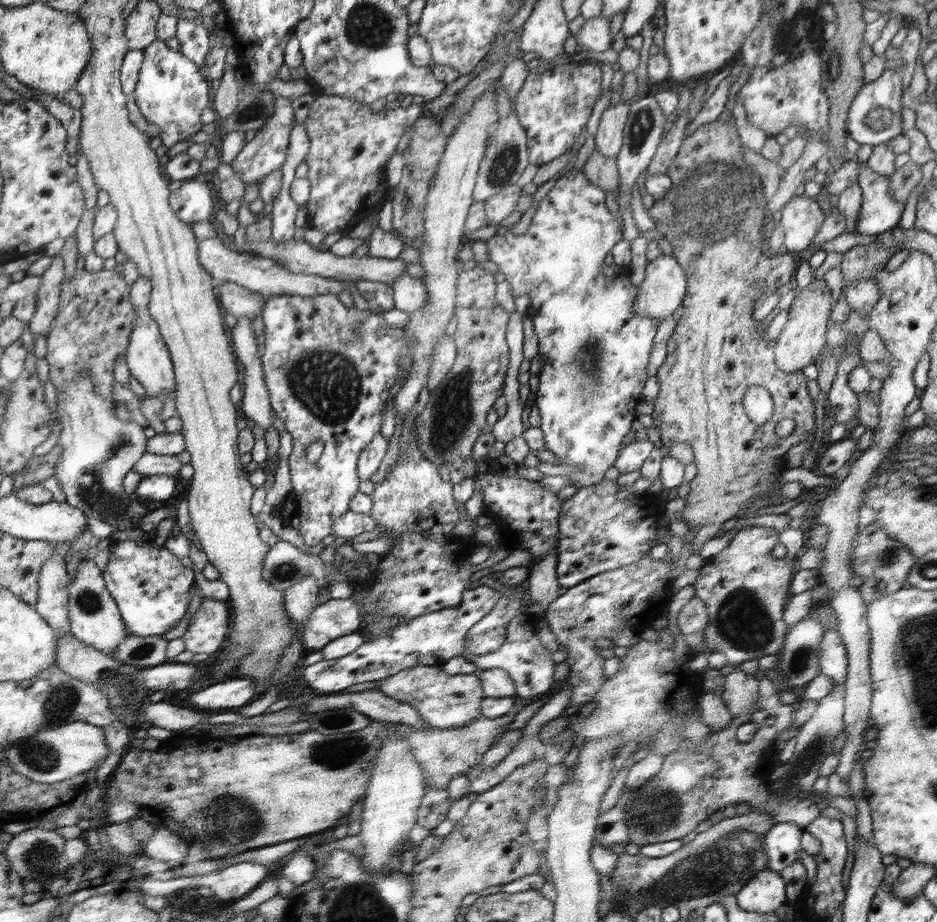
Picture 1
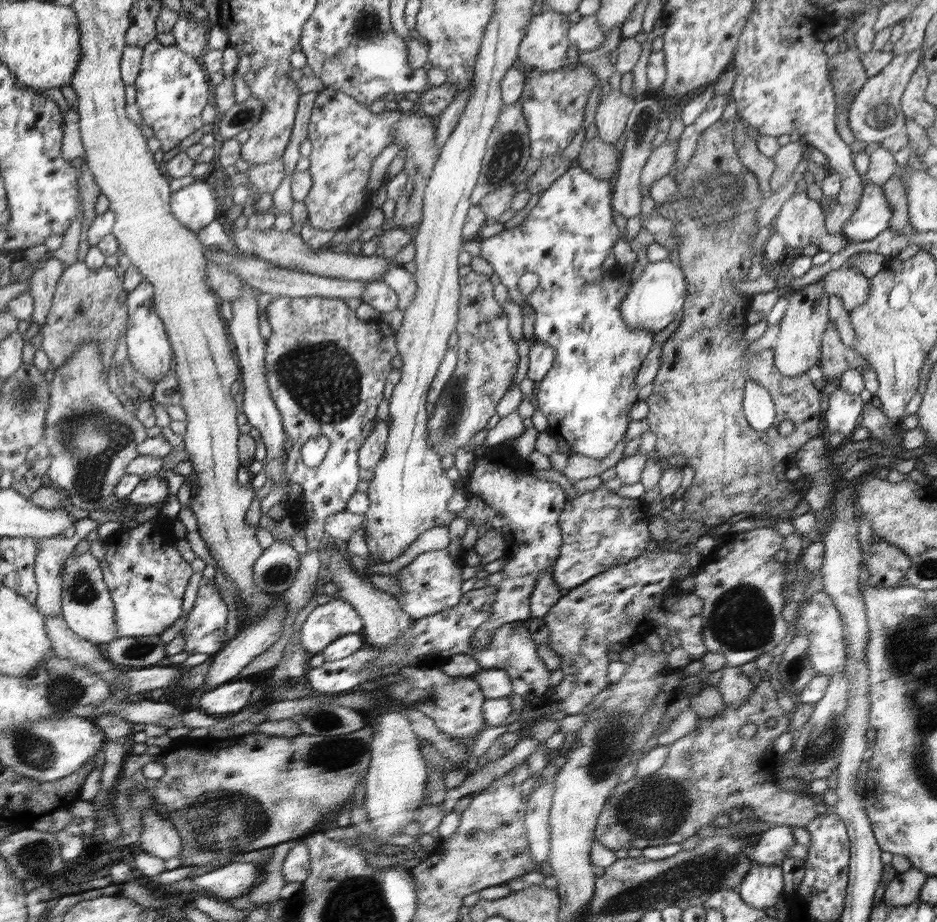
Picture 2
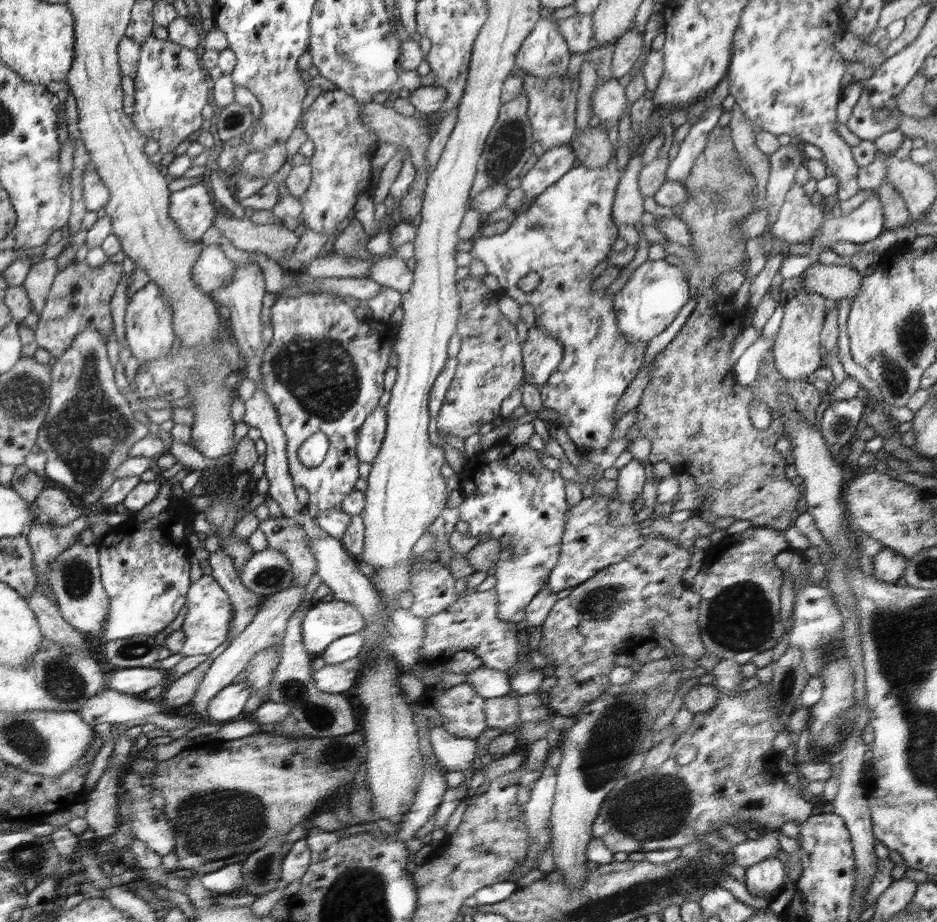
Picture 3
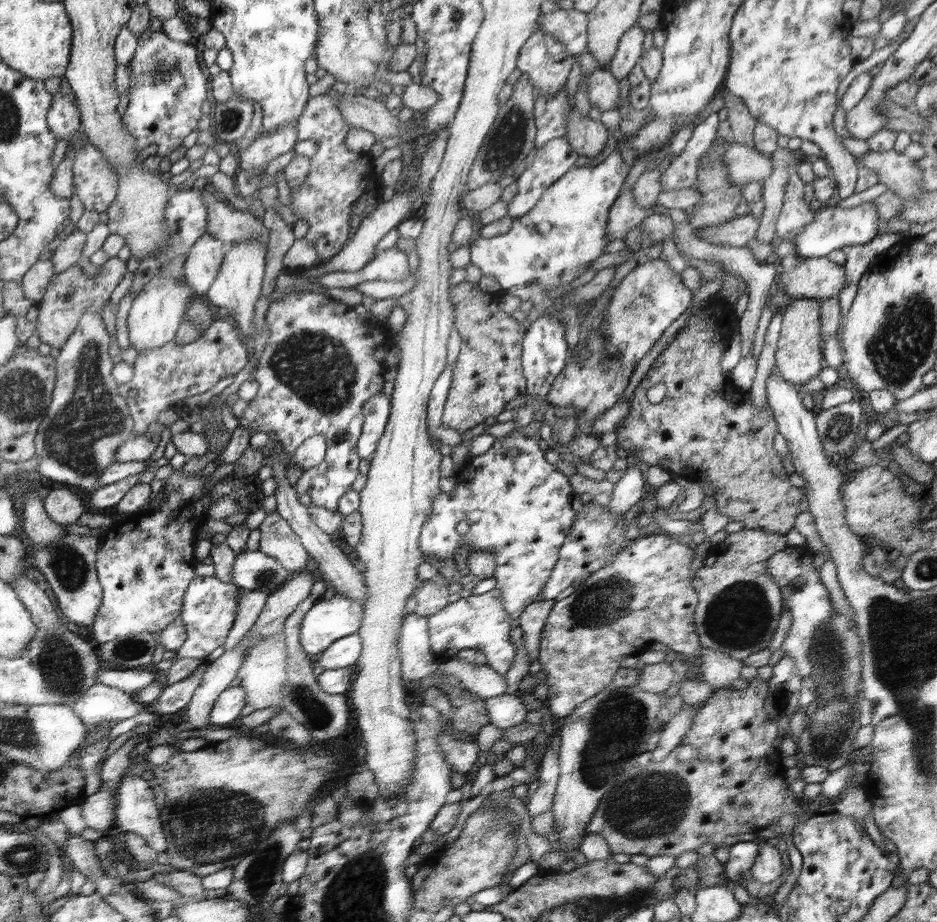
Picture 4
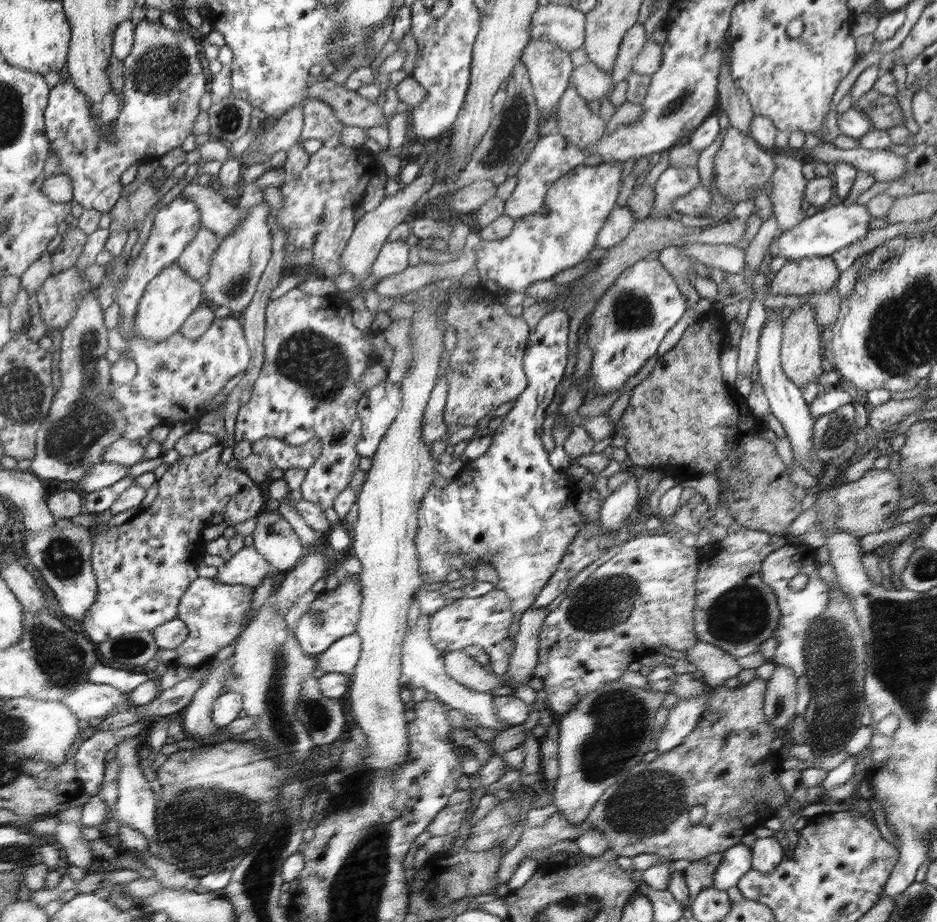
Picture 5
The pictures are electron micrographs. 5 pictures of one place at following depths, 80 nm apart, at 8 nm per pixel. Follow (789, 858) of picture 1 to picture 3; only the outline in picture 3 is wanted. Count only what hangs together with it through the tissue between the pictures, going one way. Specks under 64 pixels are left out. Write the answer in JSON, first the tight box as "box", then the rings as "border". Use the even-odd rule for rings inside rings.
{"box":[732,830,781,868],"border":[[[779,830],[762,831],[758,840],[747,839],[741,844],[736,844],[732,852],[735,866],[748,868],[754,863],[766,860],[771,856],[777,856],[781,851],[779,836]]]}

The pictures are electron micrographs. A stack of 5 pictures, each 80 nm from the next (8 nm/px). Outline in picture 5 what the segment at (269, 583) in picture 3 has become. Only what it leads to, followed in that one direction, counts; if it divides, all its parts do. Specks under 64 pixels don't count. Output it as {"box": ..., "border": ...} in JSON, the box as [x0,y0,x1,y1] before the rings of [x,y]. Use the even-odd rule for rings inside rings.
{"box":[212,547,283,587],"border":[[[243,547],[234,554],[228,563],[219,567],[212,584],[256,587],[264,582],[266,577],[272,577],[280,582],[283,572],[276,570],[264,556],[253,547]]]}

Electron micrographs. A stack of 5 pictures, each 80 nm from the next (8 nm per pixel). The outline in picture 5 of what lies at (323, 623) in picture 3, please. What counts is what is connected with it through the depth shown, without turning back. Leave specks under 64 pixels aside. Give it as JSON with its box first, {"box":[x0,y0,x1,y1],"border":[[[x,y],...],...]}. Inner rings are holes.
{"box":[294,575,363,656],"border":[[[358,575],[340,578],[340,583],[335,590],[318,594],[308,612],[298,619],[294,634],[301,649],[307,655],[318,656],[325,653],[326,649],[340,638],[357,633],[357,623],[361,621],[360,602],[363,602],[360,596],[360,582]]]}

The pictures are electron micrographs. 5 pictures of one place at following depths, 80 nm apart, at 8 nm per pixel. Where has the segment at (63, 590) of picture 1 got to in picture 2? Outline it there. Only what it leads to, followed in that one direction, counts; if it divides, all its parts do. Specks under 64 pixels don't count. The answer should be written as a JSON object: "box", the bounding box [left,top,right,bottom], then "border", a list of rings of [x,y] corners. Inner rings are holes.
{"box":[34,517,99,617],"border":[[[90,517],[77,519],[71,533],[63,533],[60,536],[52,538],[38,538],[38,553],[36,553],[36,563],[34,564],[35,576],[37,580],[38,597],[34,606],[46,617],[61,615],[62,611],[62,569],[64,563],[70,558],[70,555],[75,552],[78,542],[86,538],[89,532],[99,528],[98,522],[90,519]]]}

